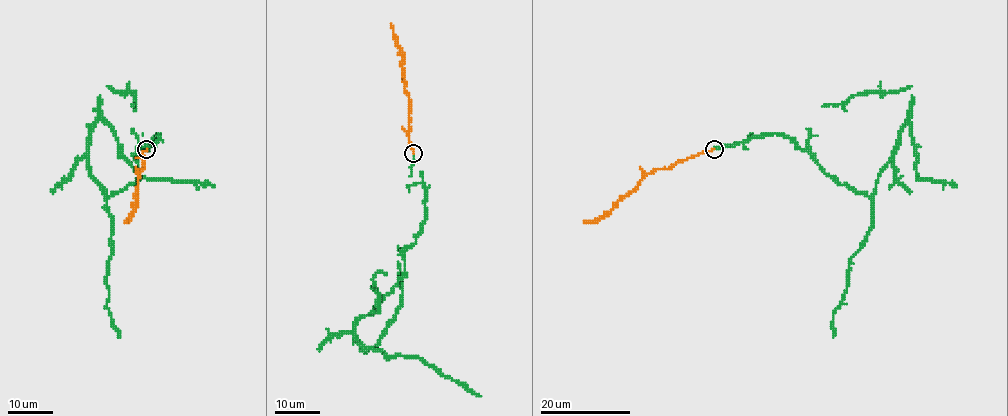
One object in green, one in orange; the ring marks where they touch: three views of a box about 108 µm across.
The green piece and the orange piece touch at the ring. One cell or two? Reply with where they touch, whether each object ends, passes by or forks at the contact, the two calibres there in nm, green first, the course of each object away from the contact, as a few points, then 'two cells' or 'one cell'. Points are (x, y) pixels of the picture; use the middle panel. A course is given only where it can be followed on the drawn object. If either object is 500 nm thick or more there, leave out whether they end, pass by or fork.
place (413, 153); green ends; orange ends; calibres 150 and 240 nm; course green (413, 154), (425, 221), (403, 253), (404, 275), (355, 321), (354, 335), (390, 356), (424, 359), (481, 395); course orange (413, 153), (403, 52), (390, 24); one cell

